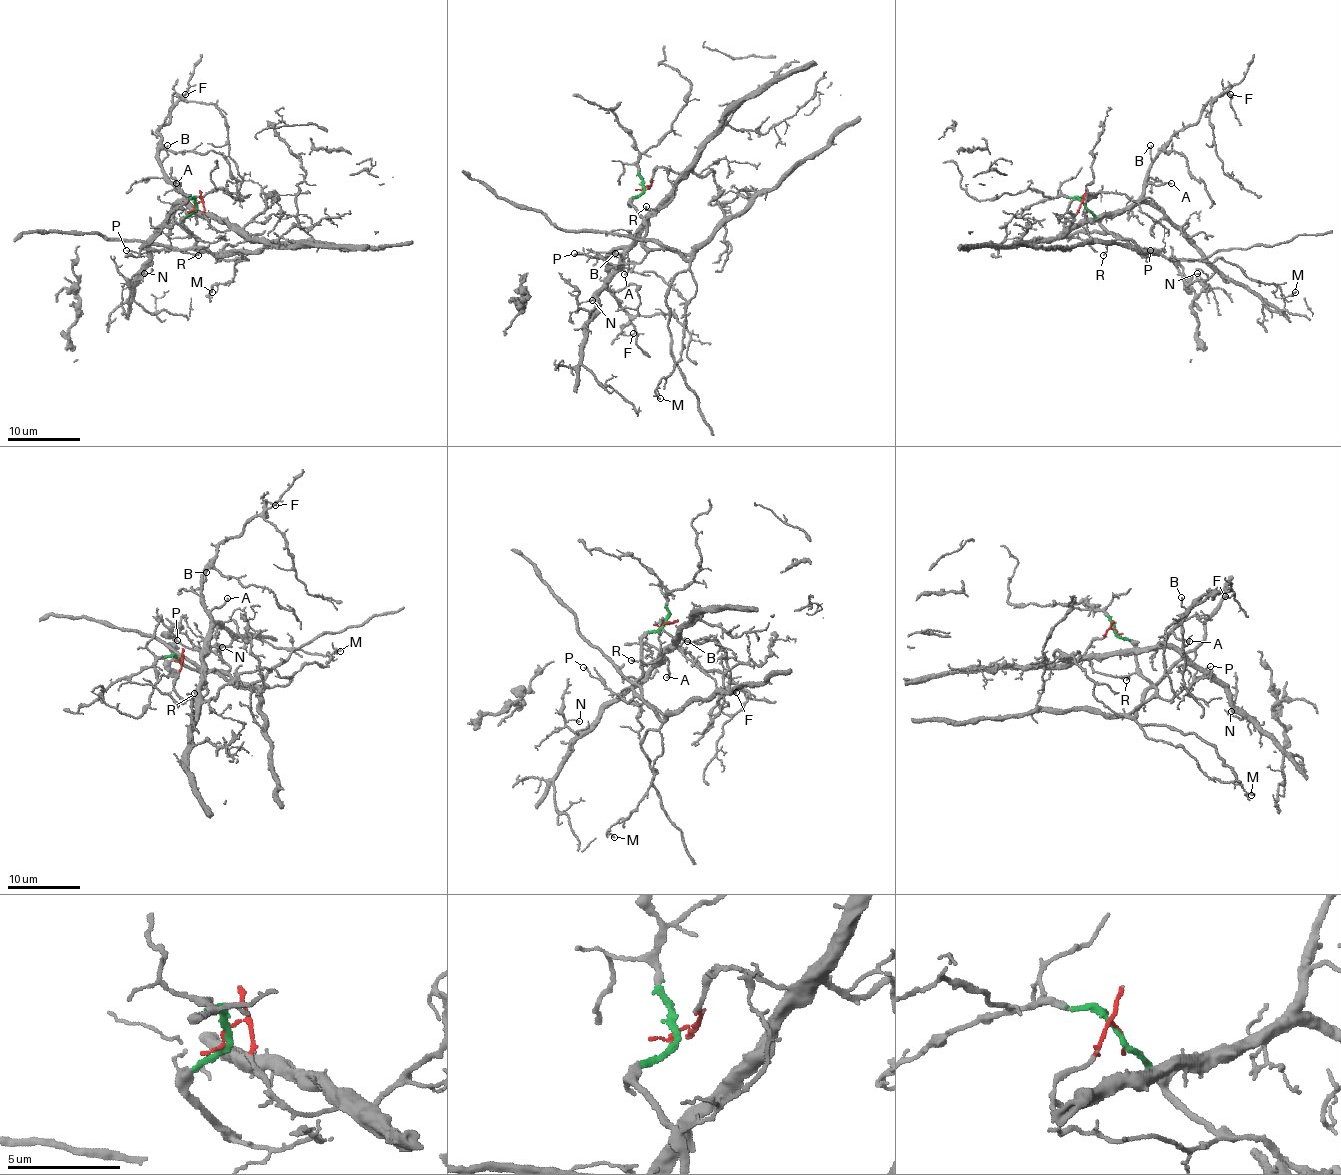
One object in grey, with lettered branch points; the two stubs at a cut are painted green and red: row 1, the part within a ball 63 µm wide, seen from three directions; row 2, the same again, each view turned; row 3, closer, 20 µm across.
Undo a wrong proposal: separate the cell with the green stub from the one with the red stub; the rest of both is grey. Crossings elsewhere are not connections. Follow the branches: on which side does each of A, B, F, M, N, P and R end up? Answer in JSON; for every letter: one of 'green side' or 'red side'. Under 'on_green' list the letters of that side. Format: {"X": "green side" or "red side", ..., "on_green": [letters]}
{"A": "red side", "B": "red side", "F": "red side", "M": "green side", "N": "red side", "P": "green side", "R": "green side", "on_green": ["M", "P", "R"]}

